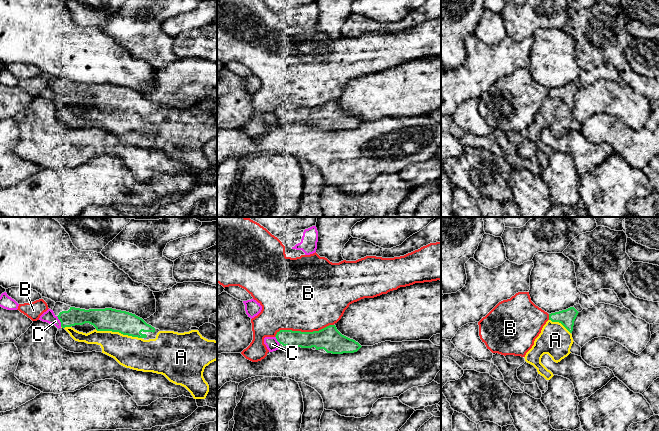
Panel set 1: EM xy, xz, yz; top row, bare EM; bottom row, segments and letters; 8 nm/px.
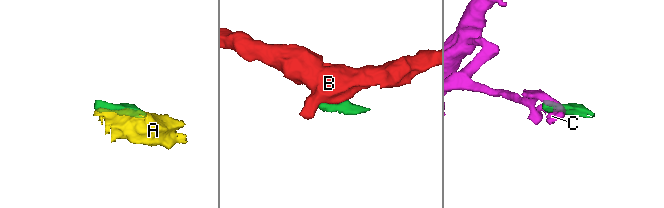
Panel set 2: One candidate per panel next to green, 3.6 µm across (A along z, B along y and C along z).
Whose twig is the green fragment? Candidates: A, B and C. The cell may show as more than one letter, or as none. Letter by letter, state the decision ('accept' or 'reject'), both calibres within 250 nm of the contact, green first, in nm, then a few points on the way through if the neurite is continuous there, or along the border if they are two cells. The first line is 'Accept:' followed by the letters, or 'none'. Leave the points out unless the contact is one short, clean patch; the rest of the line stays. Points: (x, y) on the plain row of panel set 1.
Accept: A
A: accept; calibres 190 and 260 nm
B: reject; calibres 190 and 480 nm
C: reject; calibres 140 and 90 nm

